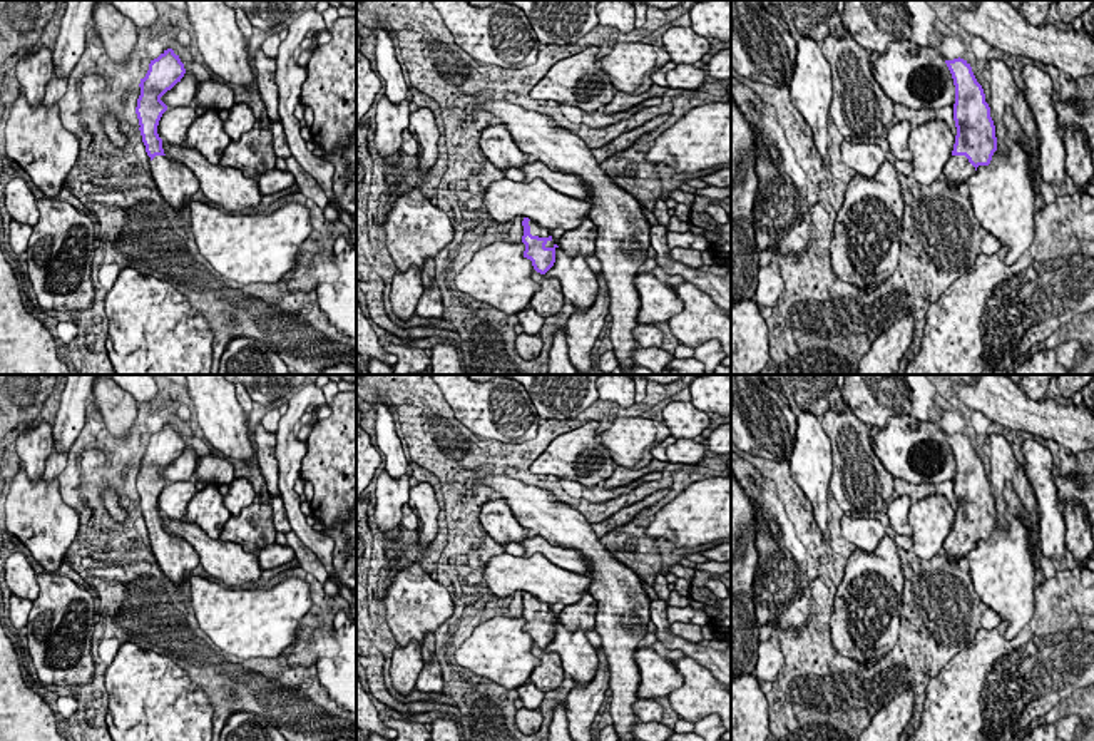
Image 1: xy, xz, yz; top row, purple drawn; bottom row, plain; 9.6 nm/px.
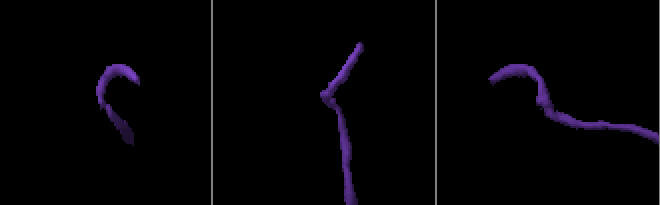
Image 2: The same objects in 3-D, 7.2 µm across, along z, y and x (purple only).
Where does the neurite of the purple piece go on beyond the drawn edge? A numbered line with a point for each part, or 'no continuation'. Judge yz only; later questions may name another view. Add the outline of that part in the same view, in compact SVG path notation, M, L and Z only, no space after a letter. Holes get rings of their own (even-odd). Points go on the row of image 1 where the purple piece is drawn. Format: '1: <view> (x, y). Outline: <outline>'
1: yz (957, 169). Outline: M950 156L948 162L943 167L942 177L952 186L959 187L962 182L965 182L972 174L975 172L975 167L969 162L965 156Z

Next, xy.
1: xy (176, 183). Outline: M167 156L149 157L151 176L166 202L176 211L182 211L191 196L199 191L199 181L182 162Z

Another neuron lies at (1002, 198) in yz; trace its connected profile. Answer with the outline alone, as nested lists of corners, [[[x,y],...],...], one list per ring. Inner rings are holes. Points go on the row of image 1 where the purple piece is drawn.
[[[1010,107],[1005,109],[1004,124],[1007,129],[1007,152],[1004,154],[997,149],[990,164],[979,166],[967,179],[967,184],[974,216],[989,234],[995,236],[1009,249],[1004,263],[1012,266],[1035,238],[1035,192],[1029,169],[1029,154],[1022,147],[1027,139]]]

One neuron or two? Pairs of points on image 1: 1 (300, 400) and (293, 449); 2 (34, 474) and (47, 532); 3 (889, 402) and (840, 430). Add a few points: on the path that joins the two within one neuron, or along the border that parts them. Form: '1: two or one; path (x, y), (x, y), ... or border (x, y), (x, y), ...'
1: one; path (295, 412), (286, 422), (286, 437)
2: two; border (20, 467), (32, 480), (42, 479)
3: two; border (847, 403), (869, 429)

